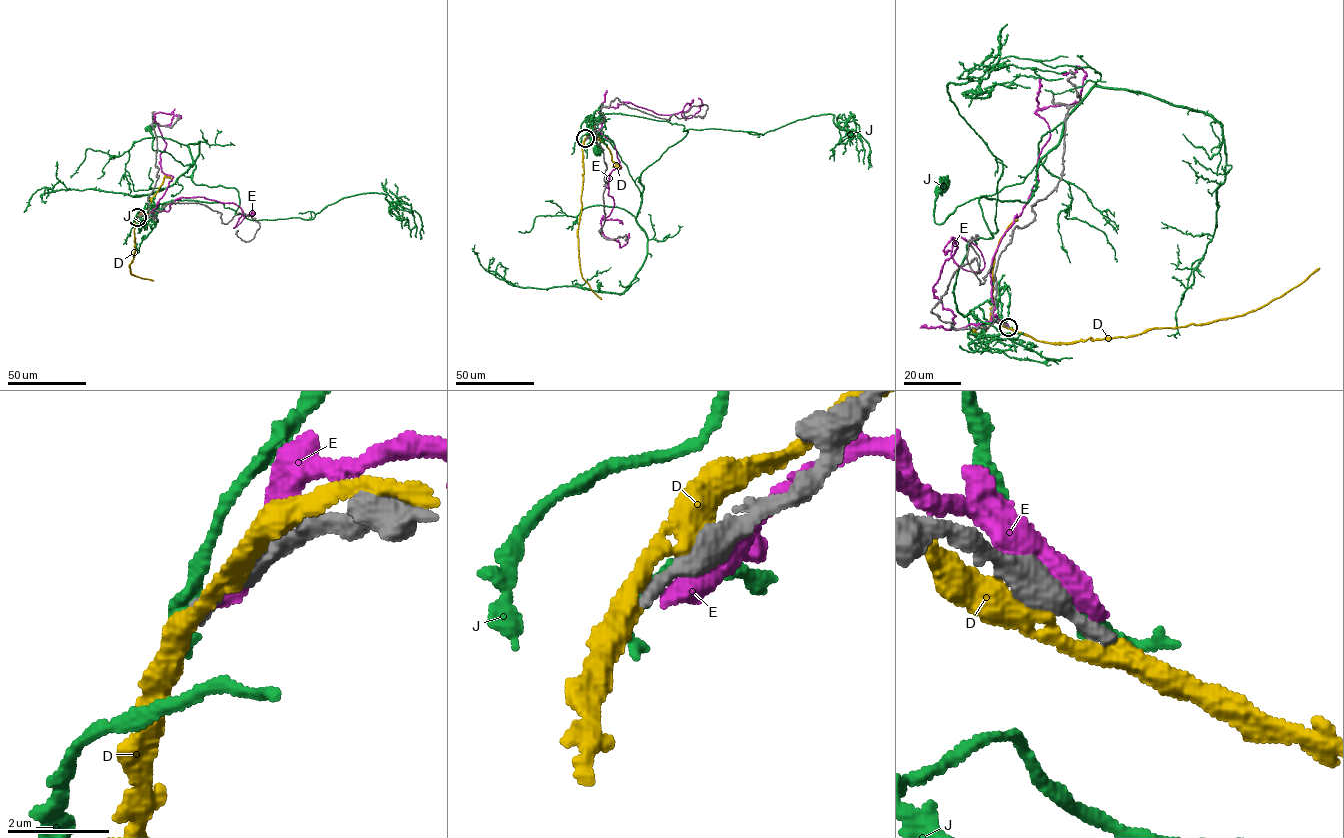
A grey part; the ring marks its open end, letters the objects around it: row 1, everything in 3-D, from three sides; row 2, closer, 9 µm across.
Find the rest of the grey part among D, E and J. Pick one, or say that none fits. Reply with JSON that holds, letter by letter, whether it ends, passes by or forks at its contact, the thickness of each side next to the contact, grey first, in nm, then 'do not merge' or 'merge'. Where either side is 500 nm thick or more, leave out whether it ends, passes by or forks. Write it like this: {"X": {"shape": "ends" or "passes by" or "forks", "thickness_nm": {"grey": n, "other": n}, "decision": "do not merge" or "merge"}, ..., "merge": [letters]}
{"D": {"shape": "passes by", "thickness_nm": {"grey": 280, "other": 380}, "decision": "do not merge"}, "E": {"shape": "passes by", "thickness_nm": {"grey": 480, "other": 440}, "decision": "do not merge"}, "J": {"shape": "passes by", "thickness_nm": {"grey": 300, "other": 280}, "decision": "do not merge"}, "merge": []}

